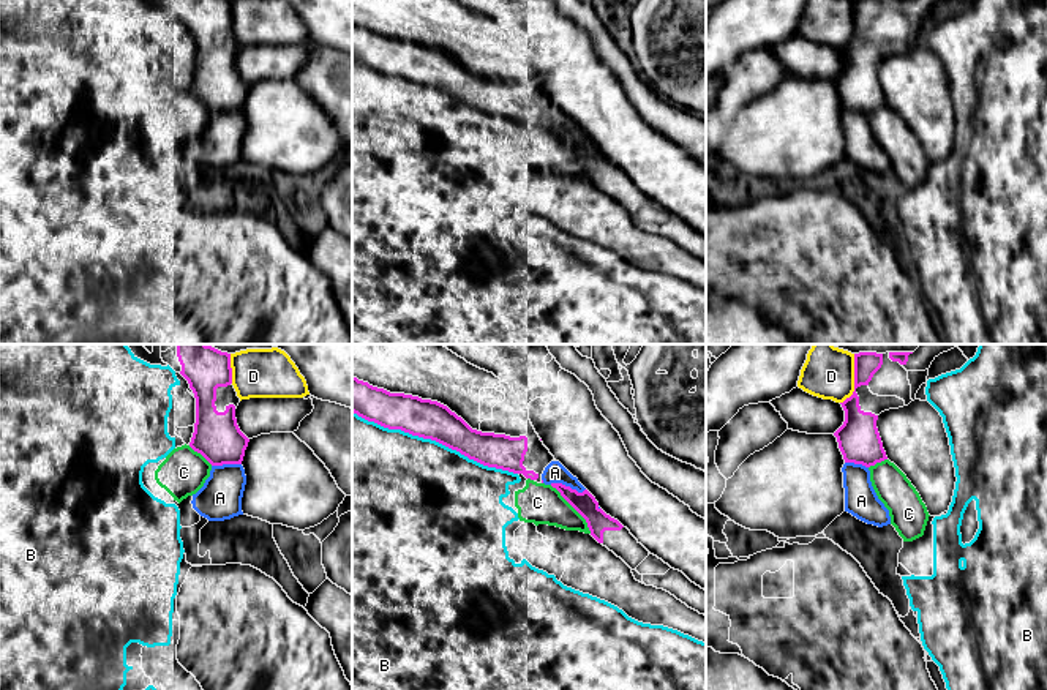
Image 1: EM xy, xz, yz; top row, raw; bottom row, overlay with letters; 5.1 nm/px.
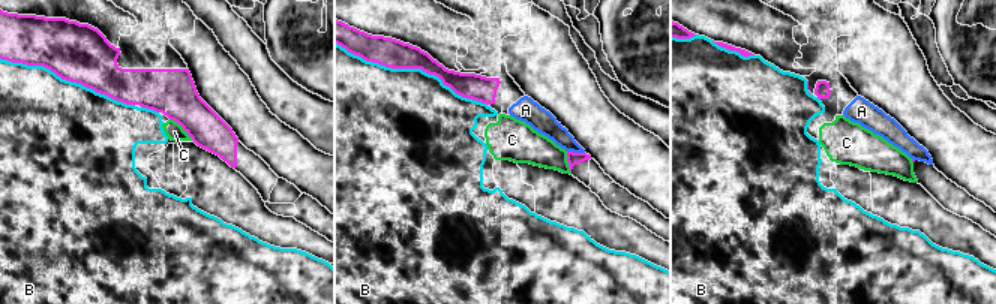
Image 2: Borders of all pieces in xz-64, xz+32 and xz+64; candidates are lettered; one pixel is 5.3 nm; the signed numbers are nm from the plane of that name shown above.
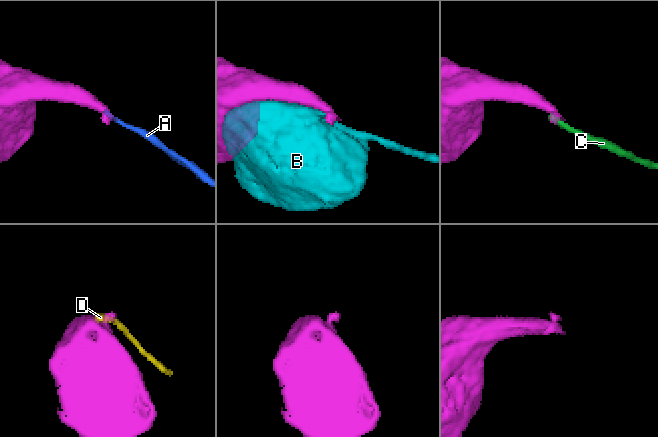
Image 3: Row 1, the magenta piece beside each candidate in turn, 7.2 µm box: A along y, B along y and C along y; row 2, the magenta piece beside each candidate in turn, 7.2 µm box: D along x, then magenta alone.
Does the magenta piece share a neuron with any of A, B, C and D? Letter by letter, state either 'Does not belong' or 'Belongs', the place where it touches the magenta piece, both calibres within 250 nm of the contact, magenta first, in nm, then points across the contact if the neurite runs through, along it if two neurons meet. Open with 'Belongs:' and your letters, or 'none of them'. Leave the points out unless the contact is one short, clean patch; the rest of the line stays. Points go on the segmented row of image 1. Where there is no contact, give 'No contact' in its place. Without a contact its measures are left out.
Belongs: none of them
A: Does not belong. Touches magenta at xz (567, 487). Thickness 110 nm (magenta) against 110 nm. Boundary: xz (550, 483), (564, 483), (578, 491), (585, 490)
B: Does not belong. Touches magenta at xz (435, 439). Thickness 200 nm (magenta) against 480 nm
C: Does not belong. Touches magenta at xz (574, 507). Thickness 110 nm (magenta) against 200 nm
D: Does not belong. Touches magenta at yz (855, 379). Thickness 180 nm (magenta) against 260 nm

